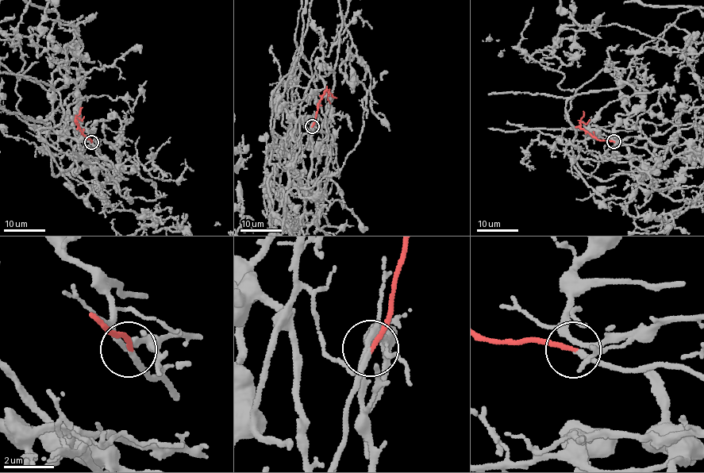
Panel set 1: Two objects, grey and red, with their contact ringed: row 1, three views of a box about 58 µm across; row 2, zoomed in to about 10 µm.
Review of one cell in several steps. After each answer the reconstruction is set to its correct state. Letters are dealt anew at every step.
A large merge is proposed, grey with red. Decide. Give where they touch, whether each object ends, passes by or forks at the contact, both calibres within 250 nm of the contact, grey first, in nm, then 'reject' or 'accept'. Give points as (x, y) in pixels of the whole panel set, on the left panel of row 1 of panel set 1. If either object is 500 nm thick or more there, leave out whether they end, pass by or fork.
place (91, 142); grey forks; red ends; calibres 150 and 180 nm; accept

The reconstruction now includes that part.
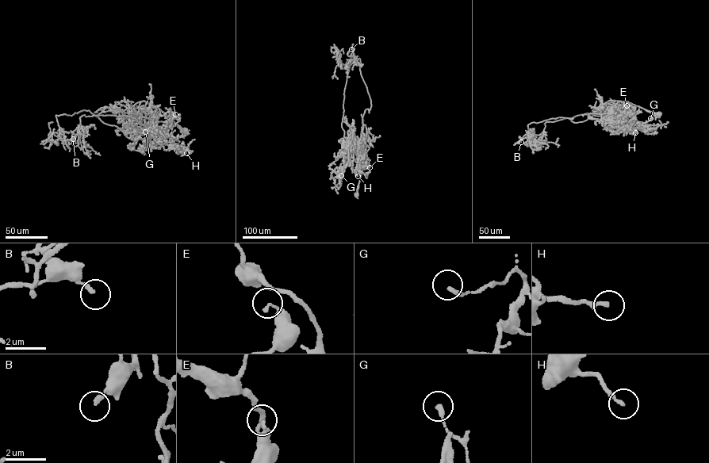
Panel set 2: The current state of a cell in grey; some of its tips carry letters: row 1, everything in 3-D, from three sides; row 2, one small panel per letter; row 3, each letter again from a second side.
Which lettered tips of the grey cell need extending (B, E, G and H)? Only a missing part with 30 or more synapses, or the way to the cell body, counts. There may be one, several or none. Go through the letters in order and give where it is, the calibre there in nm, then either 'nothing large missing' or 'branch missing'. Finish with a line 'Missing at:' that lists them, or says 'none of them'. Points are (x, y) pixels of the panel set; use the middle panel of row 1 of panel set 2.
B: place (351, 49); calibre 190 nm; nothing large missing
E: place (369, 167); calibre 140 nm; nothing large missing
G: place (341, 175); calibre 220 nm; nothing large missing
H: place (358, 176); calibre 200 nm; nothing large missing
Missing at: none of them

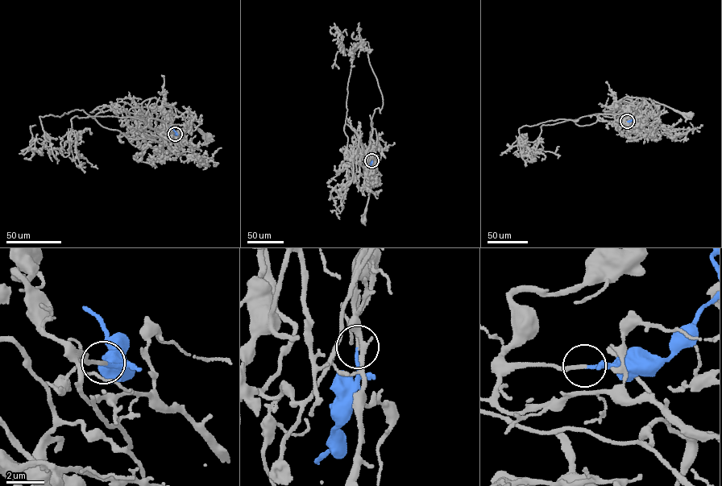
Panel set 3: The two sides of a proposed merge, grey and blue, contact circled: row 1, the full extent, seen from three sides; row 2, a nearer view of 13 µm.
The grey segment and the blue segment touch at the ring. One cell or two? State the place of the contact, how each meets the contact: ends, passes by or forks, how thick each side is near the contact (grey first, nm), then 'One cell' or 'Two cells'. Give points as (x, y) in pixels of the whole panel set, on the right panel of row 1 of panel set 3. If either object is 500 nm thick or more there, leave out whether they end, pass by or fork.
Place: (627, 121). At the ring grey ends. At the ring blue ends. Thickness 200 nm (grey) against 160 nm. One cell

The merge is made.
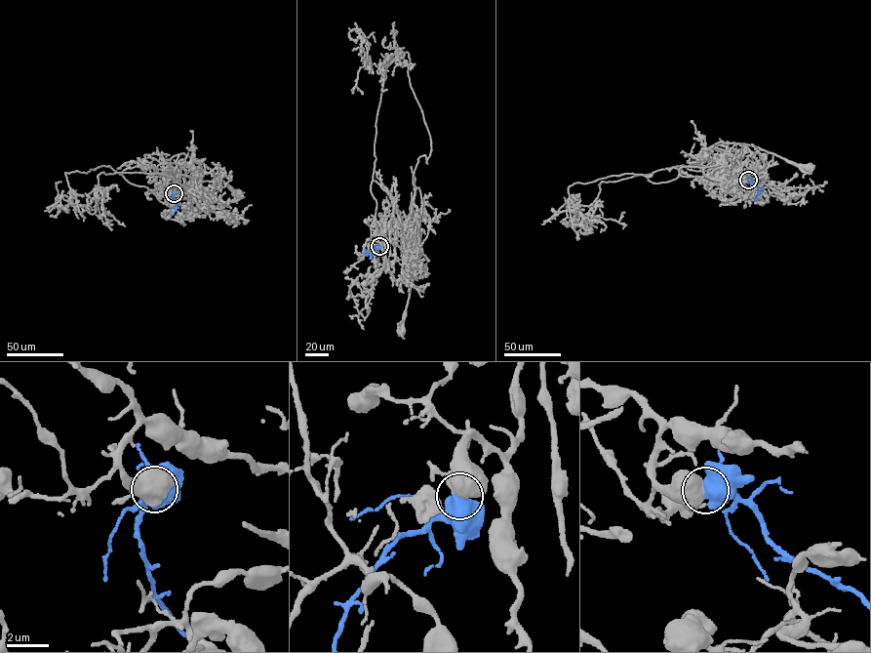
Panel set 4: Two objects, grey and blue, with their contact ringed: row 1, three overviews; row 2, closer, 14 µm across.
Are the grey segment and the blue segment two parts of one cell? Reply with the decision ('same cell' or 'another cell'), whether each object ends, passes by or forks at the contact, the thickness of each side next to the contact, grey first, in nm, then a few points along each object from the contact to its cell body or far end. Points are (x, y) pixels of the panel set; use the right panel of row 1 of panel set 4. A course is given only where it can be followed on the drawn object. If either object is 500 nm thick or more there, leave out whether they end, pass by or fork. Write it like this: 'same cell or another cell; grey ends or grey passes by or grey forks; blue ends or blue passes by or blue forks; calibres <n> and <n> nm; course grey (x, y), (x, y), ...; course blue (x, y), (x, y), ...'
same cell; calibres 750 and 900 nm; course grey (748, 180), (744, 175), (718, 174), (718, 159), (727, 160), (705, 149), (720, 142), (745, 143), (807, 167); course blue (748, 180), (758, 188), (755, 199)

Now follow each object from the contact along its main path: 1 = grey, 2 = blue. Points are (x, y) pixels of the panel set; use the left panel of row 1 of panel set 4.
1: (174, 193), (170, 185), (154, 182), (157, 169), (173, 172), (169, 159), (182, 153), (238, 192)
2: (174, 193), (176, 209), (172, 213)

